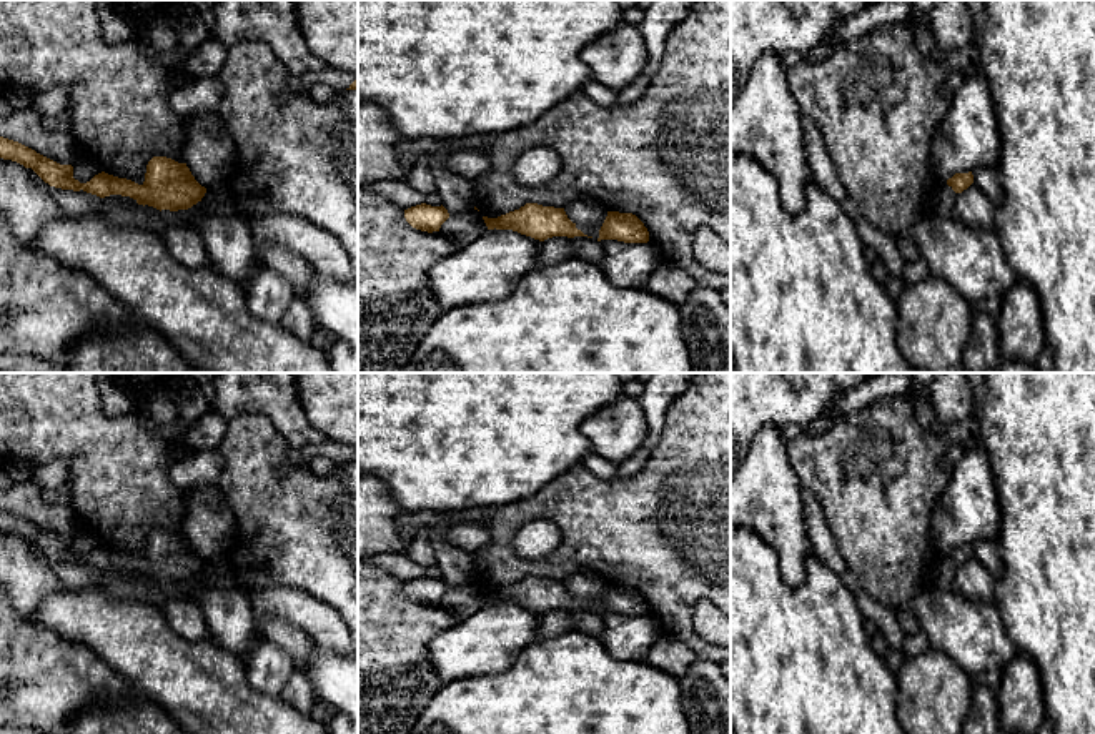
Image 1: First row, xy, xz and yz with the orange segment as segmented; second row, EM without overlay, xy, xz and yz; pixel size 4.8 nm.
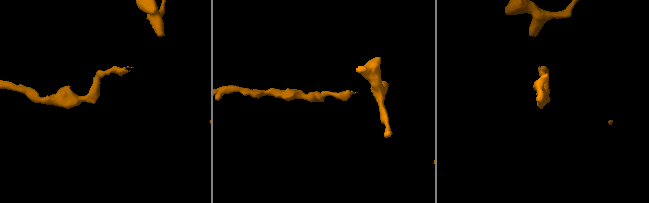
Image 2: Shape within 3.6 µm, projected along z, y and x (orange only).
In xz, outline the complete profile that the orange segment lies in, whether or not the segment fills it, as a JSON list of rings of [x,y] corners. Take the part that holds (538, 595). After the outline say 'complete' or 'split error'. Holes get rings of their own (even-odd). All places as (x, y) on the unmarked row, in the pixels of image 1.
[[[526,576],[519,583],[498,591],[483,589],[488,603],[513,603],[534,612],[544,614],[552,609],[587,609],[576,601],[564,581]]] | complete

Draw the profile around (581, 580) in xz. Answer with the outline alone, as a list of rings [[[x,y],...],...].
[[[577,571],[564,579],[567,591],[581,603],[584,608],[599,611],[599,603],[607,589],[607,584],[592,573]]]

